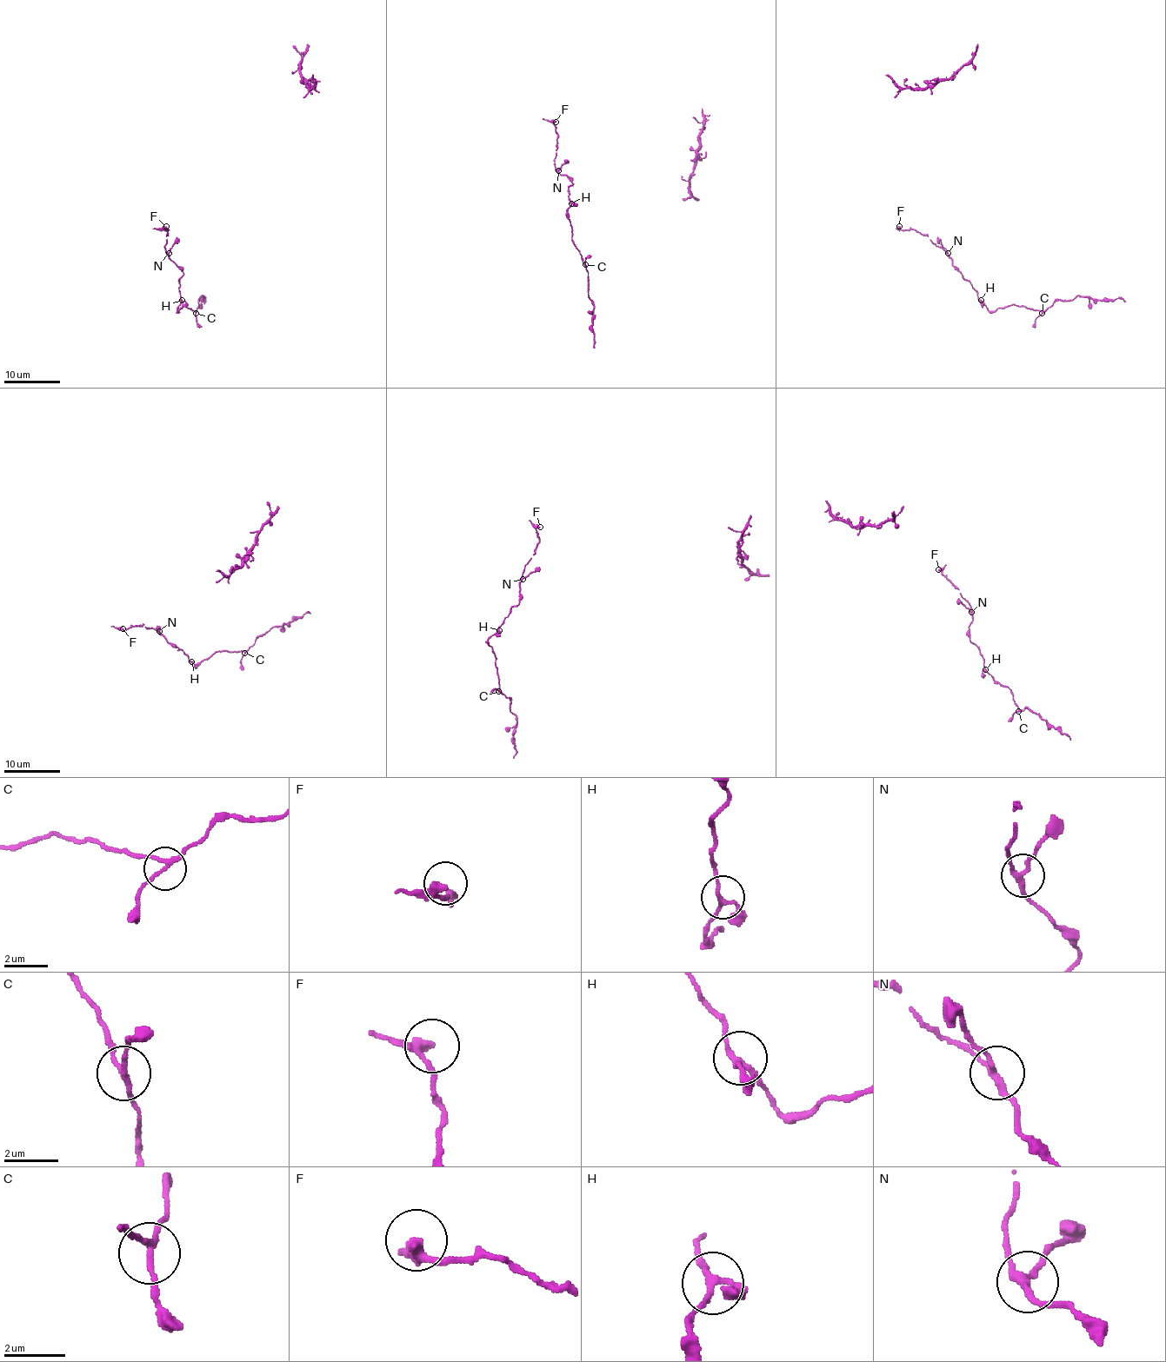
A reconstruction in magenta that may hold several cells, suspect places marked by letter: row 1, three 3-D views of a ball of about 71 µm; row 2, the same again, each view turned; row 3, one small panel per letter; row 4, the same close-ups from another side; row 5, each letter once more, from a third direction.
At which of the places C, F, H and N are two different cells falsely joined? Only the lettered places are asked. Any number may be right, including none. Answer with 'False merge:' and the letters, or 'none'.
False merge: none

